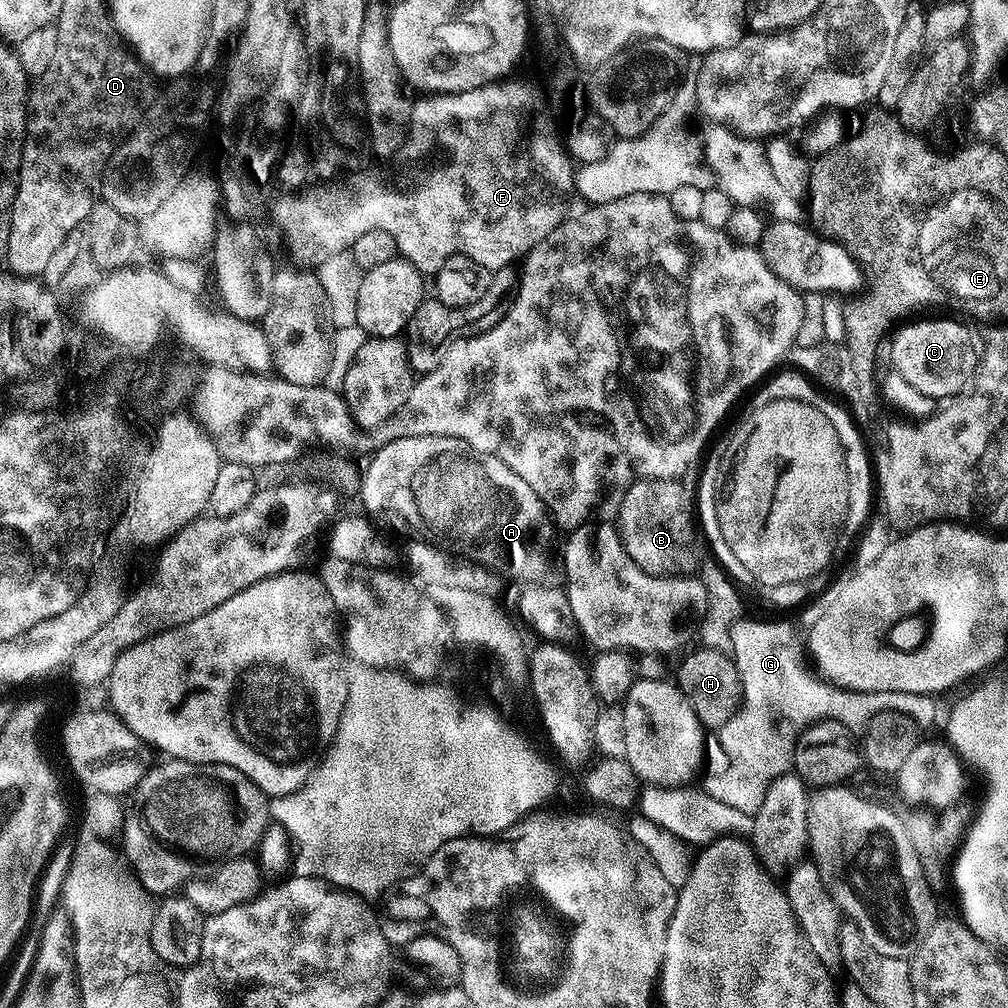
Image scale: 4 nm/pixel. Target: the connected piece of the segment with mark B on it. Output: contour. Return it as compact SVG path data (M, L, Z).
M633 480L624 491L620 508L615 514L614 523L626 554L630 554L632 561L647 576L690 576L697 571L695 568L700 560L700 552L696 549L698 524L694 519L694 496L682 485L680 480Z

